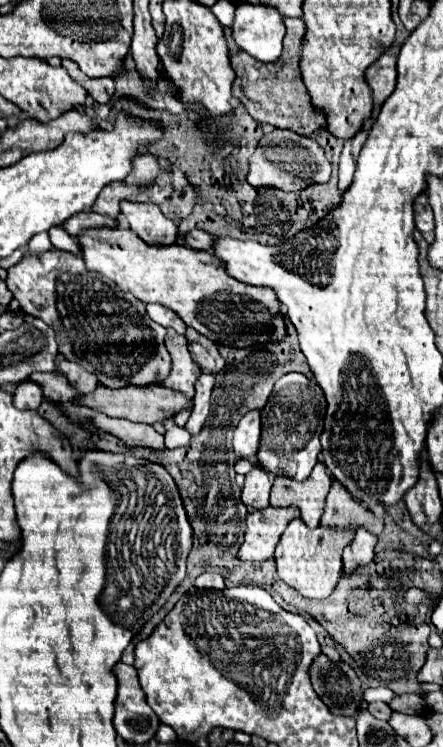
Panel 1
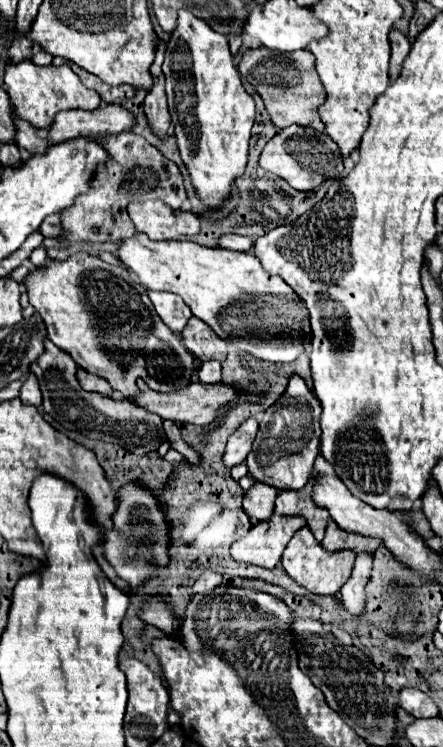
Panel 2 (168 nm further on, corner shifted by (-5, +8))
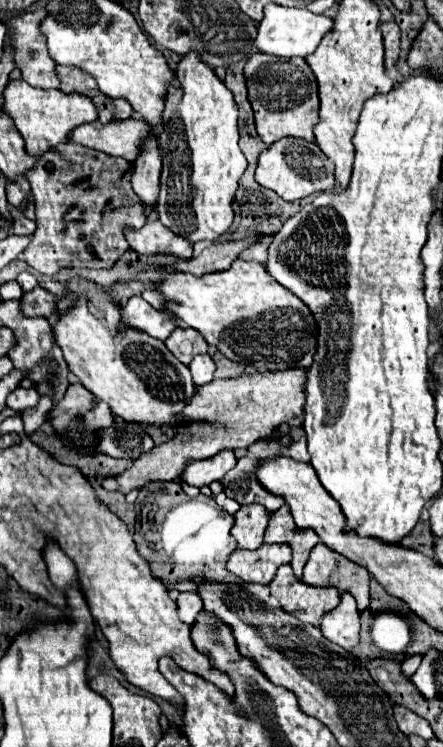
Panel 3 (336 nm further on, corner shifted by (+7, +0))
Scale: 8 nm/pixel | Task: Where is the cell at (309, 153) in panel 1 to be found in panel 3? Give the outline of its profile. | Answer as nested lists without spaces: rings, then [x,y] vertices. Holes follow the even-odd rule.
[[[282,138],[260,154],[256,182],[264,188],[274,190],[282,200],[296,202],[314,192],[334,188],[334,164],[314,142],[306,142],[300,138]]]

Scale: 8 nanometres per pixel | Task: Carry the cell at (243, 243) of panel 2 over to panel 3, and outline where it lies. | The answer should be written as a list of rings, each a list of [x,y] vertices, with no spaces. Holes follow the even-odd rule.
[[[256,244],[256,246],[250,246],[248,250],[244,250],[240,254],[240,258],[244,260],[256,260],[256,262],[266,262],[268,260],[268,244]]]

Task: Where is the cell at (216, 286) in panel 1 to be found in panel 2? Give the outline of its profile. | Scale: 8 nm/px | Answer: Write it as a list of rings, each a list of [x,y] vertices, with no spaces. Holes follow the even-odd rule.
[[[134,234],[128,240],[122,240],[118,246],[118,260],[134,274],[148,290],[166,290],[178,294],[192,314],[204,320],[222,340],[236,346],[238,350],[250,352],[256,358],[270,362],[292,362],[302,350],[304,342],[310,340],[308,310],[304,302],[292,292],[292,288],[280,278],[264,272],[258,258],[250,252],[232,252],[226,248],[206,248],[190,240],[164,240],[152,242],[144,234]]]

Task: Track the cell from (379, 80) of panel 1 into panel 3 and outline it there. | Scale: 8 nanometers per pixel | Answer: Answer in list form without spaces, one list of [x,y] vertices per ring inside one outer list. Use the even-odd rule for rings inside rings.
[[[382,22],[382,34],[384,34],[384,48],[386,48],[386,70],[390,70],[398,62],[400,28],[396,22]]]

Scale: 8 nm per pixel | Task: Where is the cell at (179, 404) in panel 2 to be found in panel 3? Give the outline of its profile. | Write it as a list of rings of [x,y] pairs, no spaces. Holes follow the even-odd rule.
[[[306,368],[284,370],[284,372],[254,372],[248,376],[236,376],[226,380],[212,380],[198,388],[184,414],[194,420],[206,420],[184,428],[174,440],[154,446],[144,452],[128,470],[116,476],[108,476],[102,486],[106,490],[118,490],[128,494],[130,490],[144,488],[148,482],[170,482],[178,480],[184,466],[192,460],[210,458],[222,450],[246,450],[256,440],[270,436],[282,424],[304,412],[304,380],[308,378]]]

